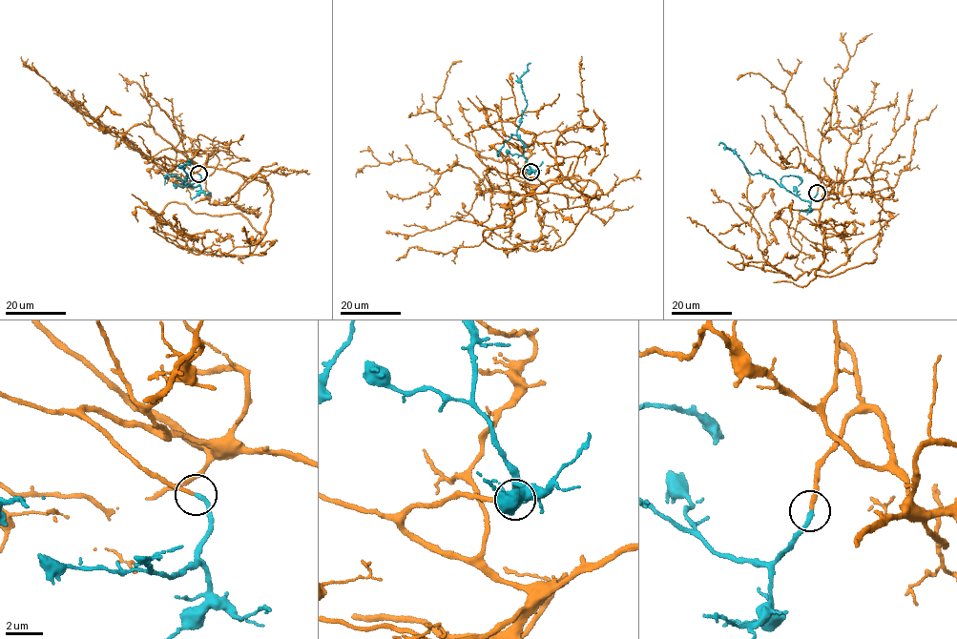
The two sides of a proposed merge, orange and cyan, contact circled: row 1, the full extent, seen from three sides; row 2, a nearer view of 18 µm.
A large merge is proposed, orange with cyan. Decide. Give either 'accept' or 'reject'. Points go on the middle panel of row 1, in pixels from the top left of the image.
accept

